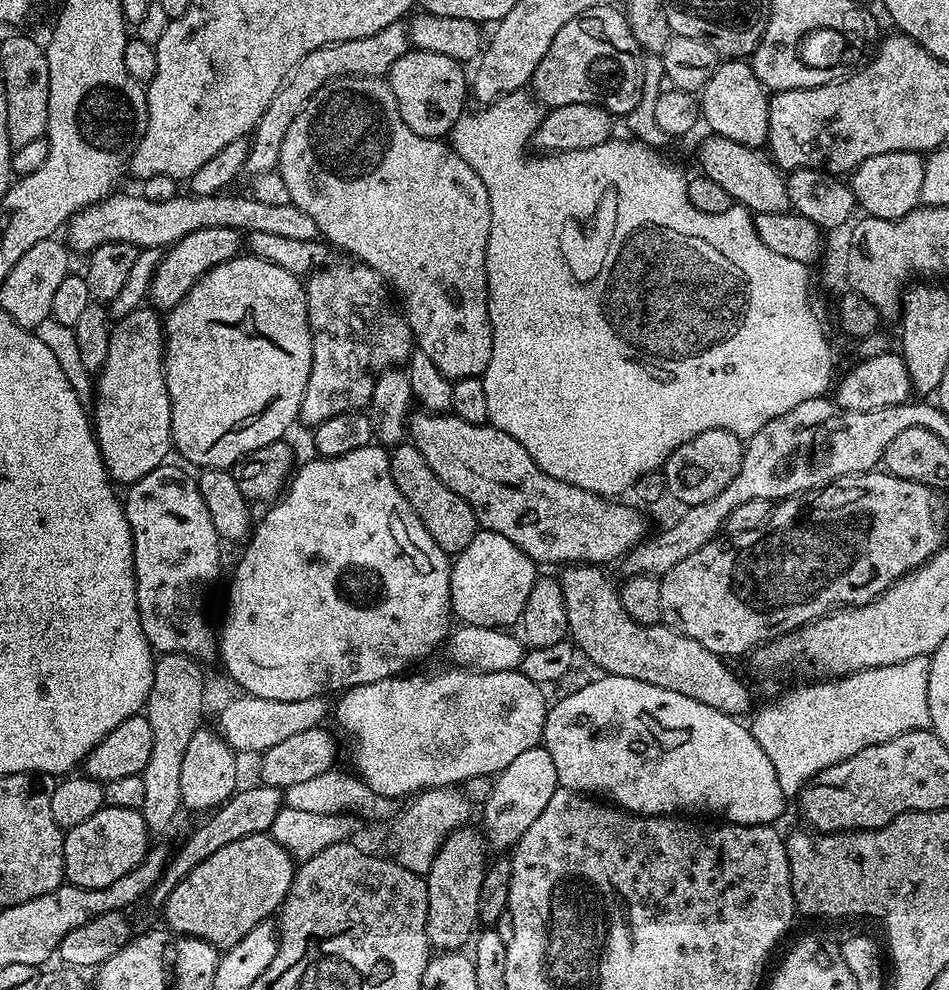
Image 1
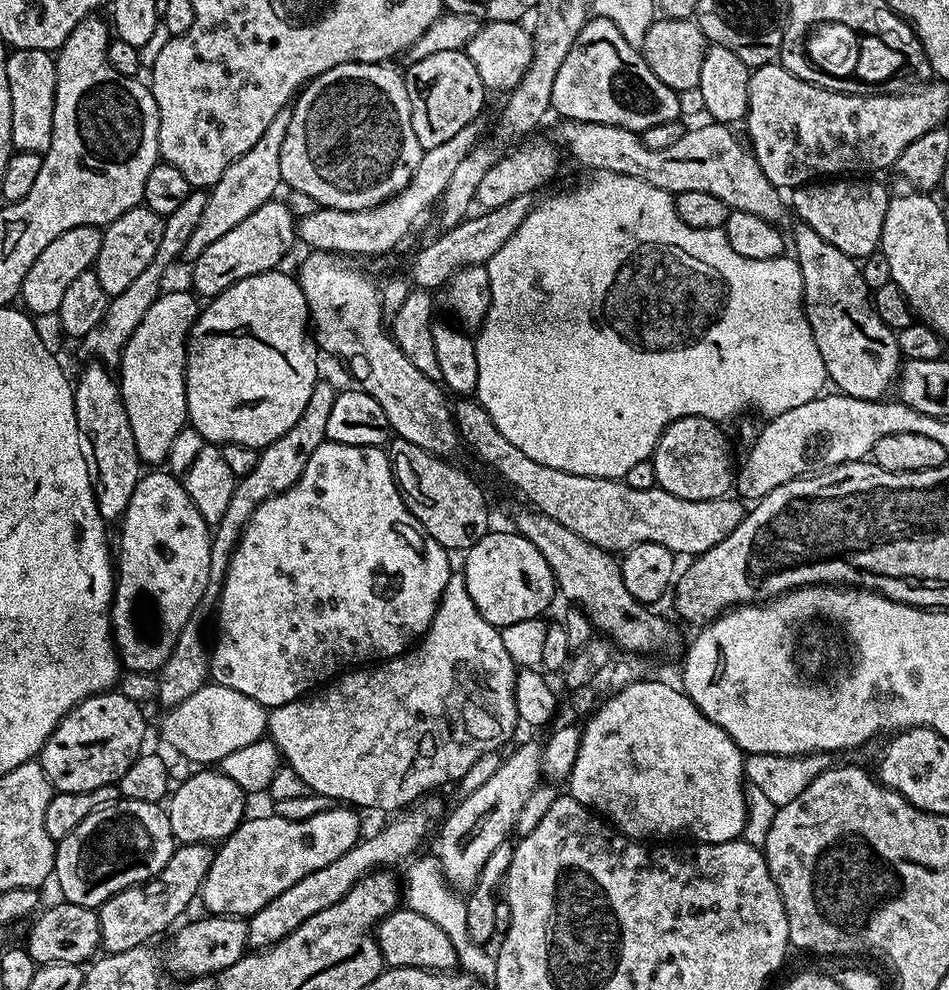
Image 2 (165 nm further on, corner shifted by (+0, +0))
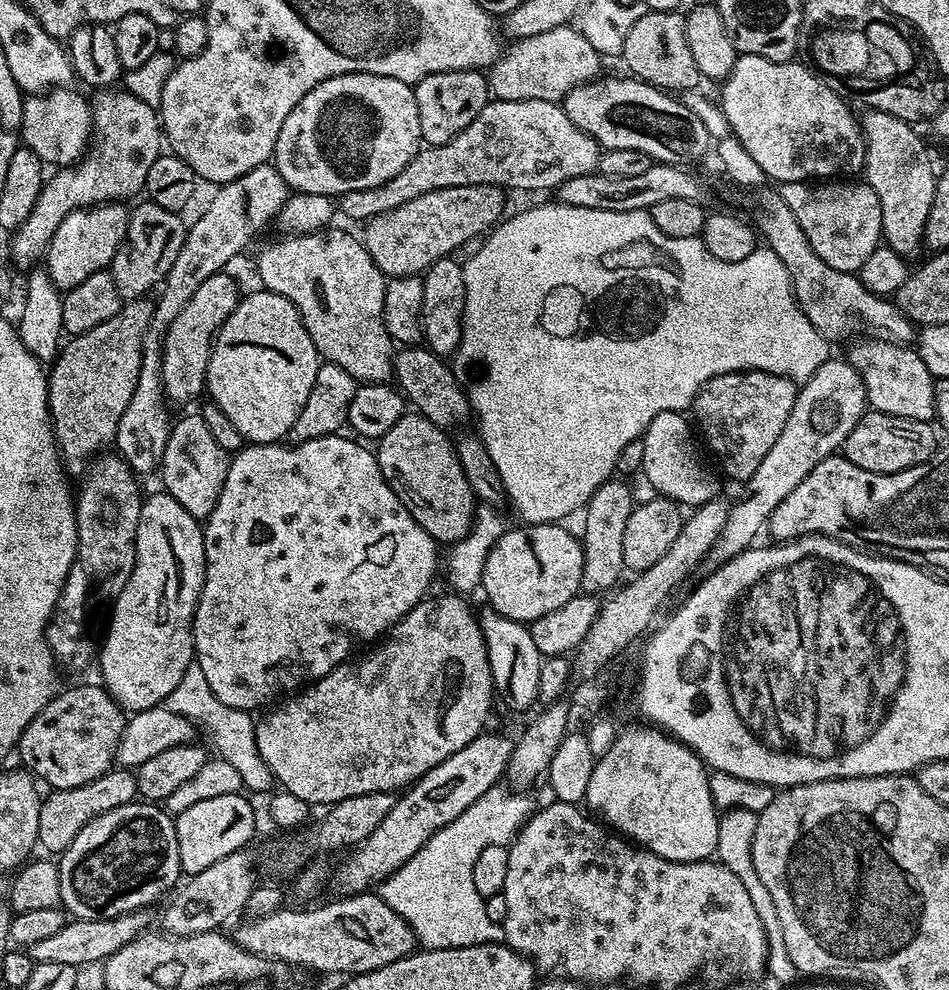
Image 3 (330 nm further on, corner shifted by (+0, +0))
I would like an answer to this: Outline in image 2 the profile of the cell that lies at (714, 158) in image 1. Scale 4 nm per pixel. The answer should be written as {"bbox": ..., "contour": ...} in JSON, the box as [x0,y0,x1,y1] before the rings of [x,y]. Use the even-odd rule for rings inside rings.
{"bbox":[790,222,902,400],"contour":[[[801,222],[794,224],[792,236],[790,232],[790,248],[802,270],[804,313],[810,322],[814,342],[818,342],[818,354],[822,354],[822,362],[828,371],[829,381],[833,385],[836,383],[840,387],[837,389],[846,396],[863,400],[885,399],[899,377],[902,363],[896,332],[879,316],[873,303],[873,293],[864,280],[861,265],[836,246],[832,246],[830,242],[824,241],[810,226]]]}

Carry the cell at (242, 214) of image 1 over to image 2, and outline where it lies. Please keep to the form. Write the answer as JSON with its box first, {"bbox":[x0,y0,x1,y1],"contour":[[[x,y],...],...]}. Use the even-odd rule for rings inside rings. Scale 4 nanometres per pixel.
{"bbox":[297,122,481,258],"contour":[[[476,122],[468,124],[462,130],[458,130],[458,134],[454,134],[454,138],[449,138],[447,142],[442,142],[442,146],[423,149],[420,153],[418,170],[414,170],[408,186],[400,192],[395,192],[393,196],[388,197],[388,199],[381,202],[378,206],[367,208],[366,210],[350,210],[349,212],[346,210],[320,207],[314,214],[297,219],[297,241],[299,241],[301,245],[304,243],[306,246],[305,249],[314,252],[331,252],[343,258],[349,258],[349,256],[380,256],[383,252],[388,252],[391,248],[398,247],[399,244],[411,234],[412,227],[414,227],[428,211],[431,213],[433,209],[437,207],[443,191],[446,190],[446,182],[450,182],[455,168],[458,167],[458,162],[465,160],[468,152],[478,143],[478,137],[481,135],[478,125],[479,123]]]}

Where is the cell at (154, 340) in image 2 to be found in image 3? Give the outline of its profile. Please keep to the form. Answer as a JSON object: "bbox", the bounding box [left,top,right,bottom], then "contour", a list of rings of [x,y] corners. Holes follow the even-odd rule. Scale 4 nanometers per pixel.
{"bbox":[160,270,242,404],"contour":[[[225,270],[218,274],[210,274],[202,286],[194,292],[194,298],[170,322],[168,332],[164,336],[164,343],[160,350],[160,373],[164,383],[164,394],[169,401],[184,404],[195,398],[199,392],[203,393],[208,379],[208,363],[212,353],[212,343],[216,340],[220,328],[230,318],[230,314],[238,306],[242,298],[242,291],[231,276],[231,271]]]}

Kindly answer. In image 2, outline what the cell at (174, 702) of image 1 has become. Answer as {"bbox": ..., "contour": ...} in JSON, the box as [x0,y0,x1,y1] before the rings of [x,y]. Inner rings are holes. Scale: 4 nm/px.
{"bbox":[158,378,337,706],"contour":[[[324,378],[317,379],[314,390],[310,394],[310,399],[306,401],[306,406],[302,414],[298,417],[298,422],[282,434],[282,438],[274,438],[265,448],[259,449],[260,457],[250,470],[250,474],[239,477],[236,481],[234,495],[230,497],[230,503],[226,509],[226,514],[222,517],[222,522],[218,522],[211,529],[212,545],[210,546],[210,578],[206,582],[206,590],[186,626],[176,643],[176,649],[158,673],[158,700],[164,706],[178,704],[190,698],[194,690],[198,690],[209,679],[210,676],[210,644],[204,641],[204,623],[217,611],[220,595],[224,589],[224,579],[228,573],[228,567],[232,561],[234,550],[258,506],[266,502],[272,496],[277,496],[286,491],[298,478],[302,478],[302,470],[306,470],[306,462],[310,462],[314,450],[326,442],[326,421],[330,415],[330,410],[334,406],[334,398],[337,389],[331,388],[324,381]]]}

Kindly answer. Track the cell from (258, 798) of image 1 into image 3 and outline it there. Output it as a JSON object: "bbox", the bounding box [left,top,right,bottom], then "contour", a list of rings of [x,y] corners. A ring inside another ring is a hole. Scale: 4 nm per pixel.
{"bbox":[30,910,152,970],"contour":[[[141,910],[127,912],[118,918],[102,918],[101,920],[77,920],[69,919],[51,938],[42,942],[34,942],[30,955],[36,963],[63,962],[66,966],[74,966],[78,970],[83,969],[83,964],[96,964],[108,960],[110,954],[118,954],[122,946],[134,942],[134,938],[149,927],[152,920],[151,911]]]}

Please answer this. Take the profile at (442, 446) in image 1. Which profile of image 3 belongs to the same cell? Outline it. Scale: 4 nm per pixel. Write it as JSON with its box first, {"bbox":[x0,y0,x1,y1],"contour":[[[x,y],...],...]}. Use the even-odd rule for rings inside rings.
{"bbox":[256,226,394,384],"contour":[[[337,226],[305,236],[285,235],[260,252],[256,268],[265,289],[286,298],[296,309],[321,357],[327,363],[342,366],[360,384],[382,384],[393,379],[394,341],[384,321],[384,273],[374,266],[370,254],[359,239]]]}

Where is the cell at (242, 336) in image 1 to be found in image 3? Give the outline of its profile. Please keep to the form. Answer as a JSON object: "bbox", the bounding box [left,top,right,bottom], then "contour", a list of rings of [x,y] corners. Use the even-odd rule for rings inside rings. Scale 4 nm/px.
{"bbox":[206,290,322,444],"contour":[[[259,290],[260,292],[252,292],[245,295],[238,302],[238,306],[230,314],[230,318],[226,318],[226,322],[220,328],[220,332],[216,335],[216,340],[212,343],[212,353],[210,354],[210,362],[208,363],[208,379],[206,381],[206,392],[211,403],[218,406],[218,410],[222,410],[222,414],[226,414],[226,418],[230,418],[230,422],[234,422],[238,434],[242,434],[245,441],[253,444],[274,444],[283,441],[287,437],[288,432],[294,426],[294,418],[298,418],[298,414],[302,414],[302,406],[306,406],[306,398],[310,398],[310,394],[314,390],[314,378],[318,374],[322,363],[320,351],[314,346],[314,342],[310,338],[310,334],[306,330],[306,326],[302,322],[302,318],[298,314],[298,310],[286,298],[282,298],[278,294],[267,290]]]}

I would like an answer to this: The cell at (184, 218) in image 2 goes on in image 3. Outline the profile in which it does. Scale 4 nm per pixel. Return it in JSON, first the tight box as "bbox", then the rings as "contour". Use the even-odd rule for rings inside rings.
{"bbox":[47,299,154,477],"contour":[[[151,299],[129,300],[121,303],[114,318],[94,326],[94,330],[71,337],[59,349],[59,355],[47,373],[48,409],[52,415],[56,445],[60,447],[69,477],[79,477],[90,461],[101,455],[107,444],[109,447],[115,441],[122,410],[130,406],[134,386],[138,386],[150,318],[154,318]]]}

